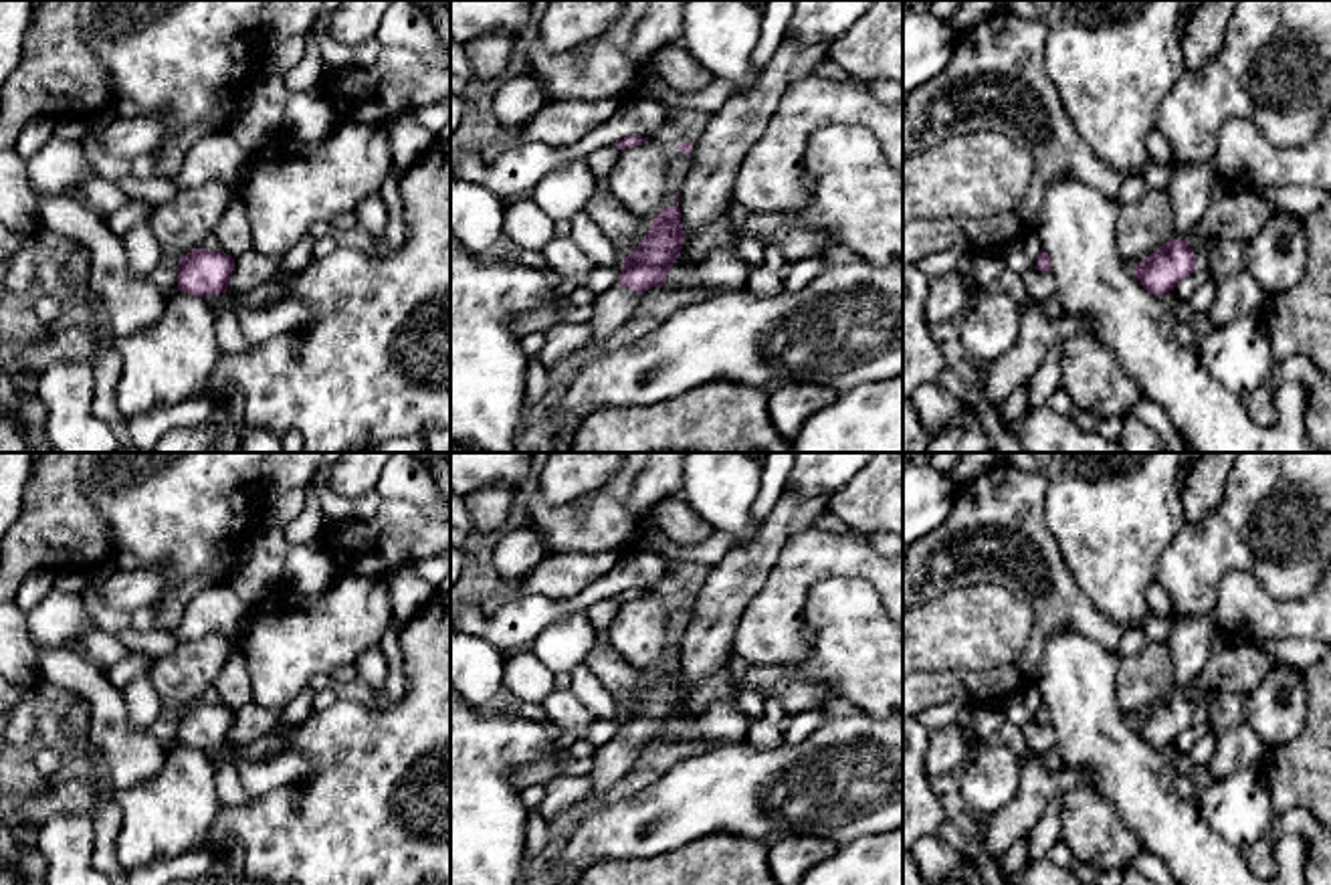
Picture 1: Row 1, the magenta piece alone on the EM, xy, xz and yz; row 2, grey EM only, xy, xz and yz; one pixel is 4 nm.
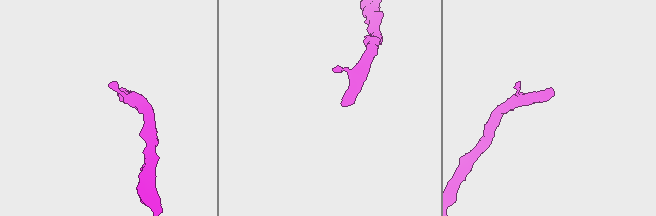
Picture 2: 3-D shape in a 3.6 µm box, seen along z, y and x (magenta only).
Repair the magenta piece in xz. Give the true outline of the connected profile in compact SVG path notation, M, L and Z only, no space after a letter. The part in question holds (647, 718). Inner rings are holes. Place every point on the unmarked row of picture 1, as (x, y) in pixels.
M679 643L675 659L664 659L650 673L644 693L624 711L618 735L594 750L590 794L612 790L634 766L644 744L664 738L669 721L677 715L685 683L681 679Z

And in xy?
M194 701L178 713L178 744L208 750L228 744L234 711L224 703Z

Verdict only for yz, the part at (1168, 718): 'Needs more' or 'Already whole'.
Needs more

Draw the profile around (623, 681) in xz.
M594 643L584 667L588 667L612 699L626 711L644 693L650 673L638 671L624 663L610 643Z

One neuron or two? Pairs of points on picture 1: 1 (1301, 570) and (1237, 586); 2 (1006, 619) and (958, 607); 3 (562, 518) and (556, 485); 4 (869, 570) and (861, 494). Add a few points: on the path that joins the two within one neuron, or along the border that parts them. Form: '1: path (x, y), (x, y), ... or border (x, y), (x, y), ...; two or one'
1: border (1214, 593), (1247, 572), (1277, 599), (1301, 599); two
2: path (994, 619), (970, 619); one
3: border (540, 489), (552, 504), (574, 502); two
4: border (851, 528), (863, 534); two

